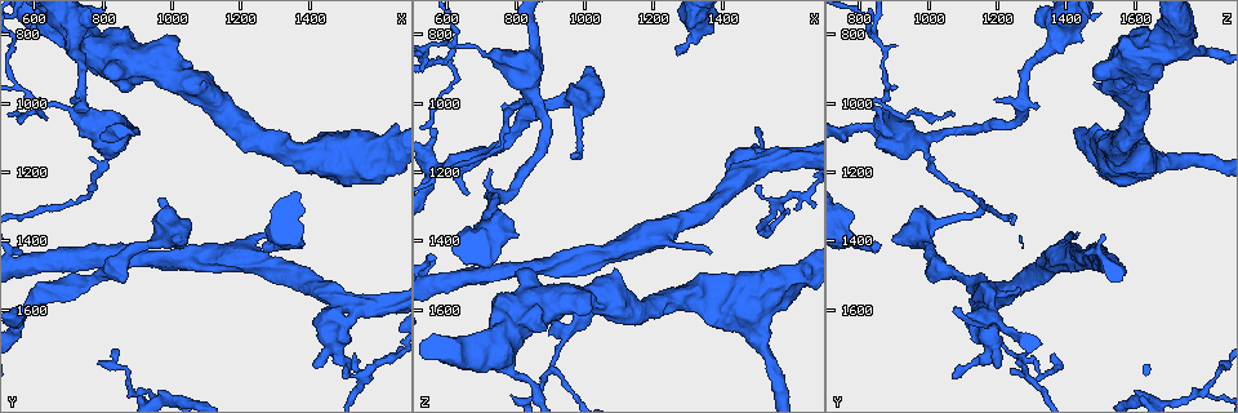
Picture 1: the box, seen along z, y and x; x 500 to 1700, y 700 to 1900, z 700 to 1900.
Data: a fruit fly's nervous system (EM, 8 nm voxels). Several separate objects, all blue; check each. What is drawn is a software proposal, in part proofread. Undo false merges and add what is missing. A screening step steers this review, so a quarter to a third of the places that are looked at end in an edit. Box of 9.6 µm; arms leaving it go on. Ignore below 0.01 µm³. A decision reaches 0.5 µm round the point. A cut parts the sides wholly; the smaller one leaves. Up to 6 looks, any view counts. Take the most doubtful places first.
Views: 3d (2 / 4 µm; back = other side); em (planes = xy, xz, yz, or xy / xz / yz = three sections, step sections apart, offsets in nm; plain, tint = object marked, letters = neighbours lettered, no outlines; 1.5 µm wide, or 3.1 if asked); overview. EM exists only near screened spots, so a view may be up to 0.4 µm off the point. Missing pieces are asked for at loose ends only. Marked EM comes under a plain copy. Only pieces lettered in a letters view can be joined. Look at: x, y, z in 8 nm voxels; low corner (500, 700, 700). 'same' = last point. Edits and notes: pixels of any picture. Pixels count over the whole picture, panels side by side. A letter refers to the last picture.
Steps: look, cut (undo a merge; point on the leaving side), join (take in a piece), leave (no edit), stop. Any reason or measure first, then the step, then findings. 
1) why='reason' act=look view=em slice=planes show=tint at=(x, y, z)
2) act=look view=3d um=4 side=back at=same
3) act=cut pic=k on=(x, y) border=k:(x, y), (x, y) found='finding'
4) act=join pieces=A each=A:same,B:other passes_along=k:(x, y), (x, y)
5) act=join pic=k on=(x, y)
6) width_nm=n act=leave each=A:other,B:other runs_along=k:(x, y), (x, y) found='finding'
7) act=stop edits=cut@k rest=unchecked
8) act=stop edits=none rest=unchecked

why='an open end' act=look view=3d um=4 side=back at=(1280, 1410, 850)

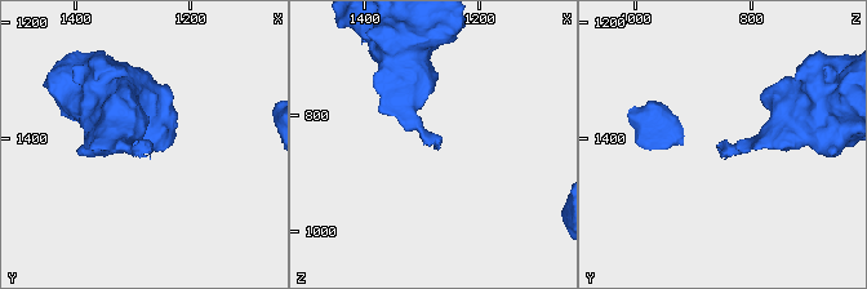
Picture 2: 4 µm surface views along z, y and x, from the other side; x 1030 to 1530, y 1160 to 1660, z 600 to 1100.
why='need the tissue' act=look view=em slice=xz step=4 show=letters at=(1270, 1415, 855)

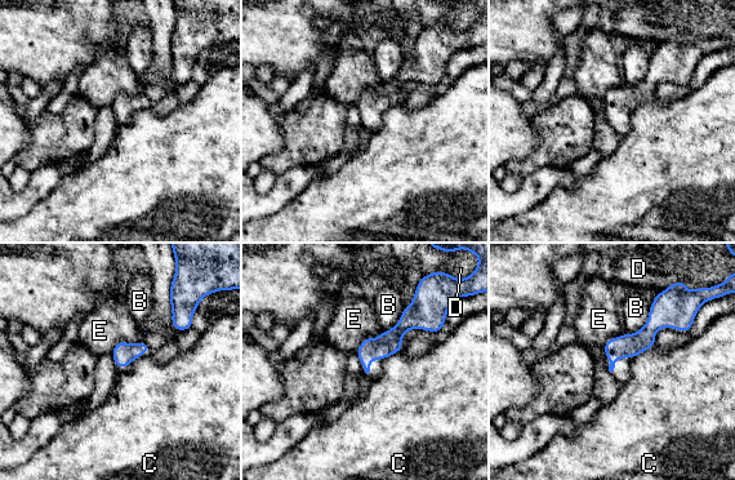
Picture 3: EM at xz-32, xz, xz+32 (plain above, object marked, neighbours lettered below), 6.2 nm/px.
why='another direction' act=look view=em slice=planes show=letters at=same

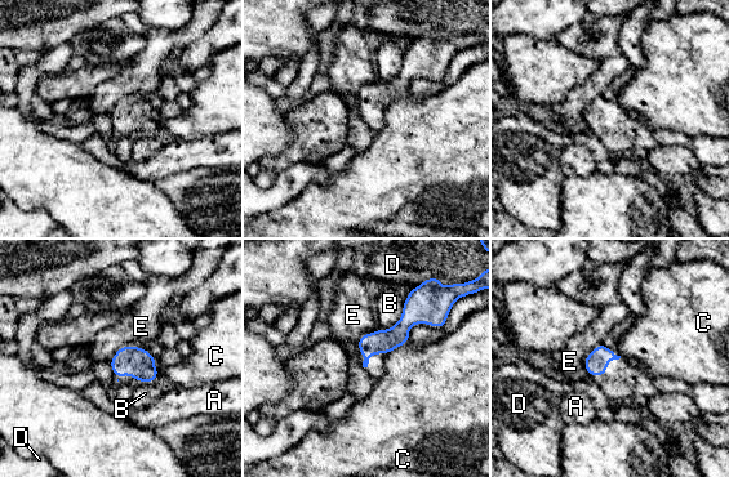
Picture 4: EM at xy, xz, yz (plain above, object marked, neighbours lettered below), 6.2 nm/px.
act=leave each=A:other,B:other,C:other,D:other,E:other runs_along=4:(416, 303), (408, 320), (365, 353) found='none of them fits'

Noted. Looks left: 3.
why='two arms in line, one across' act=look view=em slice=yz step=8 show=tint at=(1500, 1580, 1180)

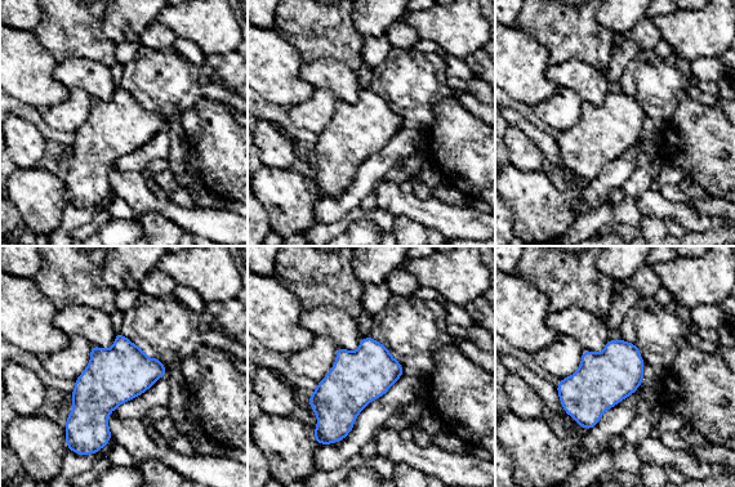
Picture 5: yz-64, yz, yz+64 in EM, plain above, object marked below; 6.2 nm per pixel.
act=look view=em slice=xy step=4 show=tint at=same

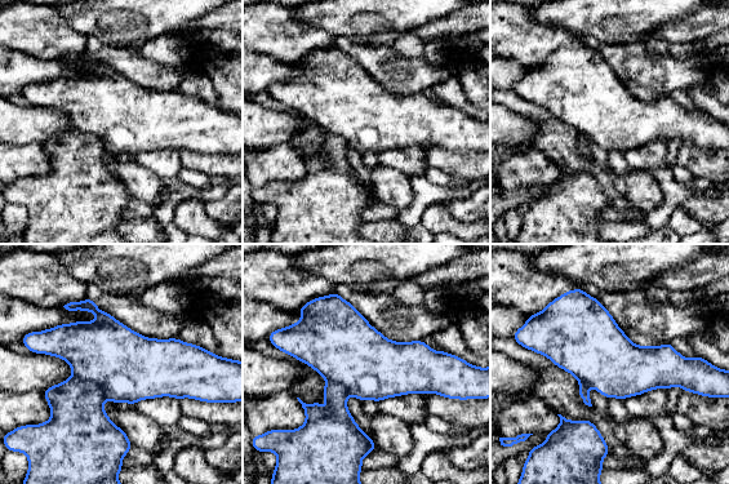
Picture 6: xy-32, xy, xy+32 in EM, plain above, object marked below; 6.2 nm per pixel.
why='what lies round it' act=look view=em slice=xy step=4 show=letters at=same

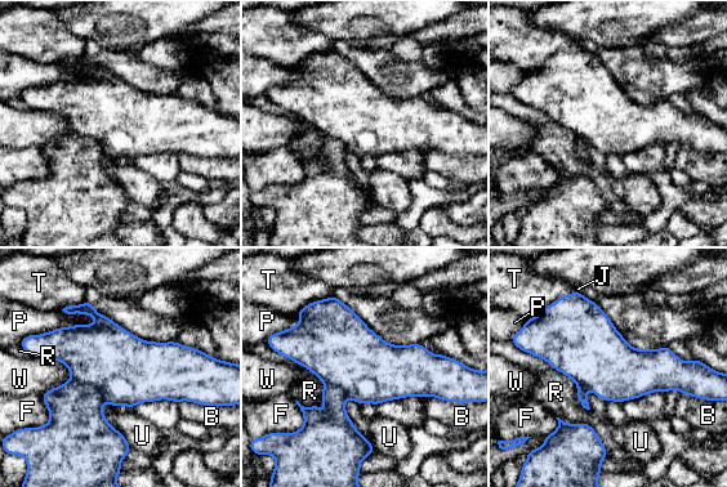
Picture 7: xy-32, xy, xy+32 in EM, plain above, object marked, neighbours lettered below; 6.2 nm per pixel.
act=leave each=B:other,F:other,J:other,P:other,R:other,T:other,U:other,W:other border=7:(30, 354), (61, 361), (71, 379) found='all the same neuron'

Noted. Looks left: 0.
act=stop edits=none rest=unchecked

